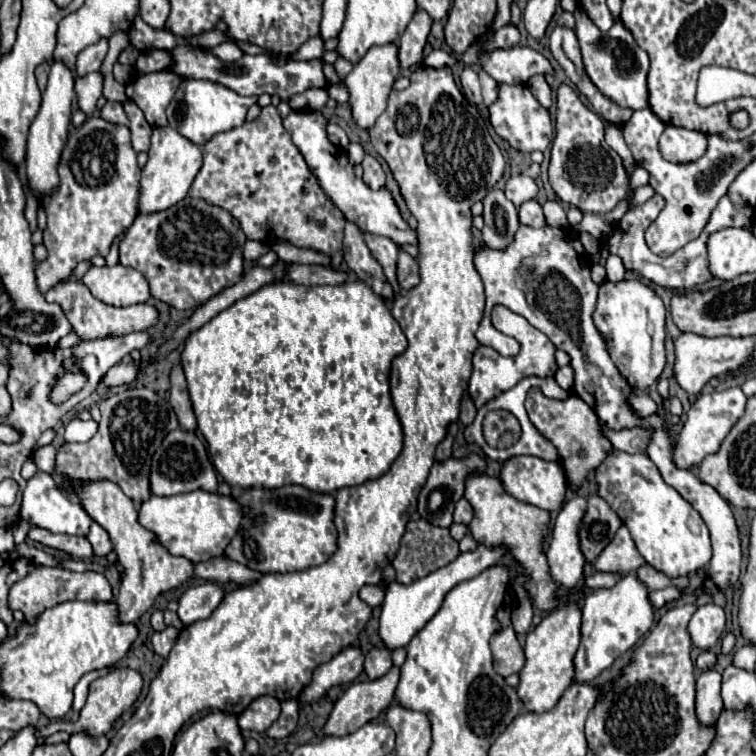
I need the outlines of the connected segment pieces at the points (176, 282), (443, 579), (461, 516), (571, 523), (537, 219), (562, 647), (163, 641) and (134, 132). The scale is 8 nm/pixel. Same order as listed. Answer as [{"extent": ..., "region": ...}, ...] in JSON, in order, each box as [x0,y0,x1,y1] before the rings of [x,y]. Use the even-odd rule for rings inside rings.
[{"extent":[119,197,245,309],"region":[[[185,197],[161,213],[139,215],[119,241],[119,263],[141,271],[149,281],[153,297],[175,309],[197,309],[243,277],[239,249],[233,245],[239,237],[245,237],[239,221],[227,211],[203,199]],[[223,241],[229,241],[227,249]]]},{"extent":[379,545,505,651],"region":[[[483,545],[477,547],[477,551],[471,553],[461,553],[453,563],[429,573],[423,579],[413,581],[411,585],[401,585],[401,583],[389,583],[387,585],[387,595],[385,595],[385,603],[381,607],[381,617],[379,617],[379,637],[383,641],[383,645],[393,651],[399,647],[407,647],[407,643],[413,639],[413,635],[425,627],[425,623],[439,611],[445,595],[459,585],[461,581],[473,579],[477,573],[481,573],[483,569],[495,565],[501,557],[505,555],[505,549],[487,549]]]},{"extent":[453,499,473,525],"region":[[[467,499],[457,501],[455,511],[453,511],[453,521],[455,521],[455,523],[465,523],[465,525],[469,525],[471,519],[473,519],[473,507],[469,505],[469,501],[467,501]]]},{"extent":[547,495,587,589],"region":[[[579,495],[567,501],[559,511],[551,531],[547,561],[553,579],[563,589],[571,589],[573,585],[577,585],[583,573],[585,557],[579,549],[579,523],[585,515],[585,509],[587,509],[587,501]]]},{"extent":[519,199,545,227],"region":[[[533,199],[519,207],[519,221],[529,227],[545,227],[545,215],[541,205]]]},{"extent":[517,603,581,713],"region":[[[577,603],[561,605],[551,611],[525,641],[525,665],[519,671],[517,695],[527,711],[545,713],[553,709],[563,691],[573,683],[573,655],[581,639],[581,607]]]},{"extent":[151,627,179,658],"region":[[[167,627],[164,631],[154,632],[153,636],[151,637],[151,642],[155,653],[163,658],[167,657],[178,635],[179,631],[174,627]]]},{"extent":[123,101,151,153],"region":[[[133,101],[123,103],[127,119],[129,119],[129,131],[131,131],[131,145],[137,153],[147,151],[151,143],[151,125],[145,121],[145,115]]]}]

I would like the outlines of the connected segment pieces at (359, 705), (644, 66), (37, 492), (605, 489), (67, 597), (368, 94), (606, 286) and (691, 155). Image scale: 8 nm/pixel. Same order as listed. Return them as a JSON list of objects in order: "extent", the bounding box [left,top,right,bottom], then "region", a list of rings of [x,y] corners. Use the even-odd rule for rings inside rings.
[{"extent":[323,667,399,737],"region":[[[391,667],[387,675],[375,679],[375,681],[351,683],[343,691],[343,695],[337,699],[337,703],[335,703],[335,707],[331,711],[331,717],[325,723],[325,727],[323,727],[325,735],[337,735],[337,737],[341,737],[341,735],[357,731],[359,727],[363,727],[369,721],[375,721],[381,715],[381,711],[385,711],[393,703],[393,693],[395,693],[397,681],[399,681],[399,667]]]},{"extent":[575,9,649,109],"region":[[[577,9],[575,11],[575,19],[577,19],[577,39],[581,45],[581,55],[583,55],[583,65],[585,65],[585,73],[587,77],[593,81],[593,85],[613,103],[625,107],[625,109],[645,109],[649,107],[649,95],[647,95],[647,71],[649,71],[649,57],[645,51],[641,51],[641,65],[639,65],[639,47],[633,39],[633,35],[629,31],[625,31],[625,35],[605,35],[597,29],[597,25],[593,25],[593,21],[589,21],[589,17]],[[615,51],[623,51],[625,55],[633,57],[631,67],[623,69],[619,65],[617,53]]]},{"extent":[21,471,93,535],"region":[[[37,471],[37,475],[27,481],[27,489],[23,493],[23,505],[21,505],[21,519],[27,519],[37,527],[49,529],[51,533],[67,533],[67,535],[87,535],[93,523],[93,519],[87,515],[83,505],[73,503],[65,493],[61,493],[53,475],[43,471]]]},{"extent":[595,449,711,577],"region":[[[613,449],[595,469],[595,483],[597,495],[603,497],[621,517],[639,553],[651,567],[663,571],[667,577],[677,577],[695,573],[711,561],[709,531],[701,515],[671,485],[663,481],[659,469],[645,453],[629,455]]]},{"extent":[9,567,113,623],"region":[[[37,567],[37,571],[33,571],[31,575],[27,575],[25,579],[17,581],[11,587],[11,595],[9,595],[9,608],[19,609],[25,615],[25,621],[33,623],[35,617],[43,611],[49,609],[53,605],[59,605],[63,601],[113,601],[111,595],[111,585],[105,579],[103,573],[97,571],[85,571],[85,573],[73,573],[61,567]]]},{"extent":[345,45,399,129],"region":[[[381,45],[367,51],[367,55],[353,67],[353,71],[345,77],[345,87],[349,91],[349,105],[353,121],[359,129],[371,129],[377,121],[377,117],[387,107],[387,97],[393,89],[393,83],[399,75],[399,59],[397,59],[397,45]]]},{"extent":[593,279,665,387],"region":[[[605,279],[599,285],[593,320],[607,343],[613,363],[619,373],[631,381],[631,387],[653,385],[665,367],[665,307],[661,297],[639,279],[623,279],[619,283]],[[651,319],[653,333],[649,333]]]},{"extent":[659,125,707,163],"region":[[[667,125],[659,139],[659,151],[663,159],[671,163],[697,161],[705,153],[705,149],[707,149],[707,137],[703,133],[675,125]]]}]

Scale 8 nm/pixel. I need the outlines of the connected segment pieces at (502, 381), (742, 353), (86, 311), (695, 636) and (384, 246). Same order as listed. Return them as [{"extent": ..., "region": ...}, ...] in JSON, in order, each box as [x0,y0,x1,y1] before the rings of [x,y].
[{"extent":[469,305,557,409],"region":[[[495,305],[493,307],[493,327],[507,333],[509,337],[517,339],[521,349],[515,357],[503,357],[499,355],[495,349],[491,347],[477,347],[477,351],[473,353],[473,373],[469,379],[469,395],[475,401],[475,407],[479,409],[481,405],[485,405],[489,399],[497,397],[499,393],[511,389],[513,385],[517,385],[523,377],[529,375],[555,375],[557,365],[555,365],[555,347],[553,343],[535,327],[529,325],[529,321],[525,321],[525,317],[509,311],[503,305]]]},{"extent":[673,333,755,395],"region":[[[681,333],[677,339],[673,339],[673,345],[675,345],[673,379],[687,393],[697,395],[711,377],[721,377],[727,371],[733,371],[743,363],[747,363],[755,345],[755,337],[735,339],[735,337],[701,337],[697,333]]]},{"extent":[45,279,159,341],"region":[[[67,279],[67,281],[57,283],[53,289],[49,289],[45,293],[45,299],[49,303],[57,303],[63,309],[73,331],[83,341],[111,337],[111,335],[127,335],[133,331],[147,331],[149,327],[153,327],[159,321],[159,311],[153,305],[139,303],[139,305],[129,305],[129,307],[121,307],[121,309],[117,309],[113,305],[105,305],[103,301],[95,299],[91,295],[91,291],[81,281],[75,281],[75,279]]]},{"extent":[687,603,725,649],"region":[[[715,603],[699,605],[687,625],[691,643],[699,649],[711,649],[717,645],[725,629],[725,611]]]},{"extent":[363,233,399,293],"region":[[[363,233],[363,237],[365,237],[365,243],[367,243],[371,255],[383,267],[383,273],[385,273],[387,281],[391,283],[391,287],[395,289],[395,293],[399,293],[399,283],[397,283],[397,277],[395,277],[399,247],[389,237],[373,235],[373,233]]]}]

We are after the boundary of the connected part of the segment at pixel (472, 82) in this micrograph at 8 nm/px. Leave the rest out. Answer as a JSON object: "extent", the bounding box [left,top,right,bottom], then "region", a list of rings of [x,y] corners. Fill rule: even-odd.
{"extent":[461,67,481,105],"region":[[[465,67],[461,73],[461,89],[463,95],[467,97],[469,103],[477,105],[481,103],[481,87],[479,87],[479,79],[477,79],[477,71],[471,67]]]}

